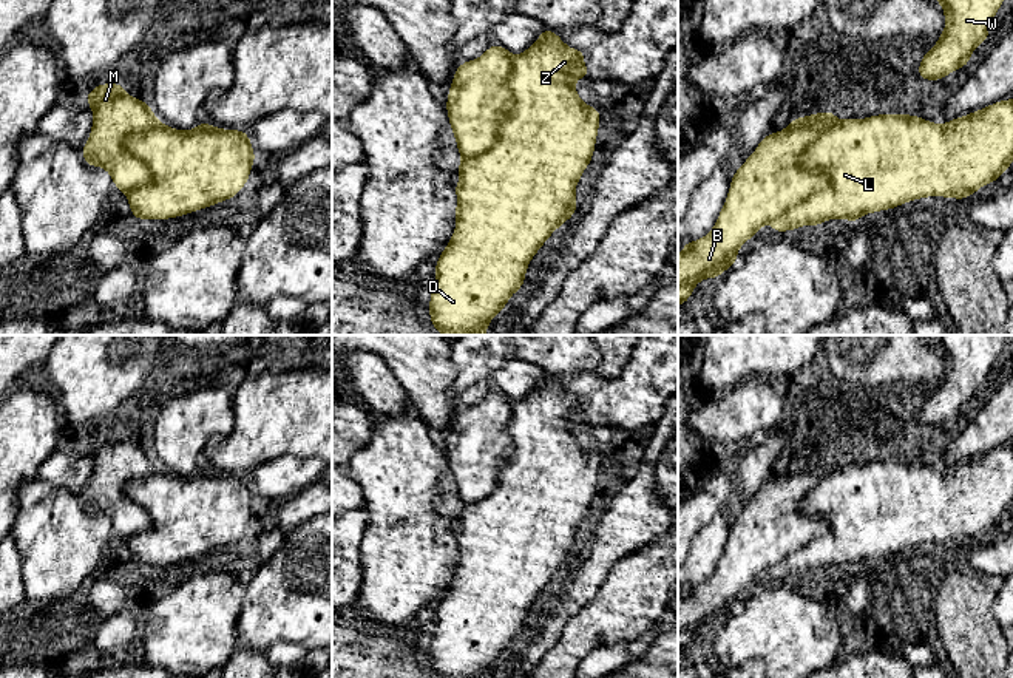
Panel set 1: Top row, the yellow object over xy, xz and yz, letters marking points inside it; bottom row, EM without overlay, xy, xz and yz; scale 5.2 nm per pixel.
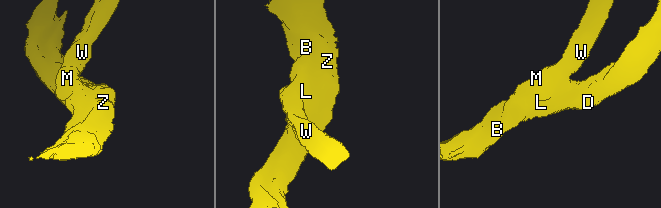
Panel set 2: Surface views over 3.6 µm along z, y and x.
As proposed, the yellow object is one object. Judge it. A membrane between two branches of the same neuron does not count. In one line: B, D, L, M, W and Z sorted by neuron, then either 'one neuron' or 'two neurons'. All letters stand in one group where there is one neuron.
B D L M W Z; one neuron

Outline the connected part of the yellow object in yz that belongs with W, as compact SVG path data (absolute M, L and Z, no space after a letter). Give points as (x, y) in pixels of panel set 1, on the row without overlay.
M930 335L945 360L945 377L937 389L919 406L920 426L944 426L950 419L970 411L971 398L990 381L990 371L1010 335Z

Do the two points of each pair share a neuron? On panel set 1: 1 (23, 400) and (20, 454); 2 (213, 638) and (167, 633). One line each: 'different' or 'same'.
1: same
2: same

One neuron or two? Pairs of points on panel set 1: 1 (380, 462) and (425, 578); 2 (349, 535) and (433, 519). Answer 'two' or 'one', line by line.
1: one
2: one

